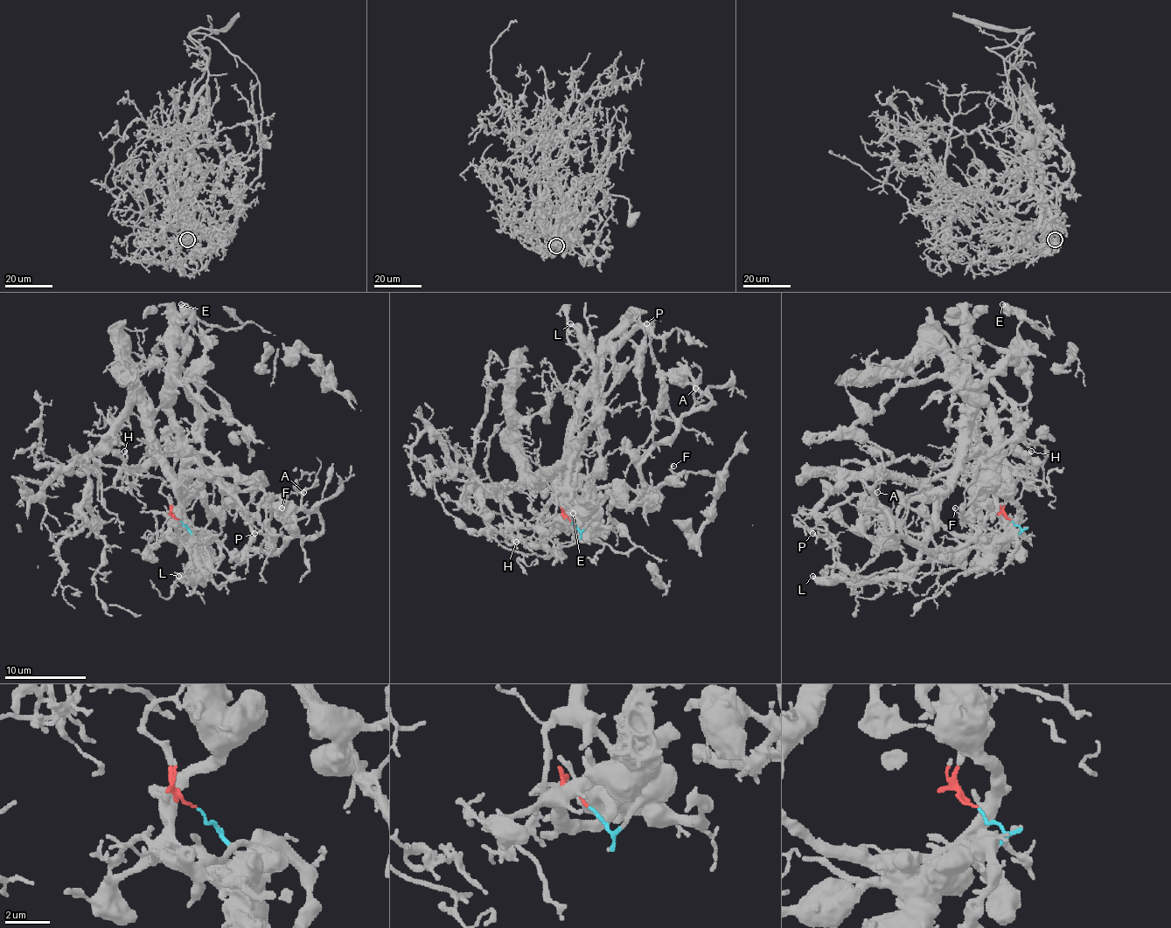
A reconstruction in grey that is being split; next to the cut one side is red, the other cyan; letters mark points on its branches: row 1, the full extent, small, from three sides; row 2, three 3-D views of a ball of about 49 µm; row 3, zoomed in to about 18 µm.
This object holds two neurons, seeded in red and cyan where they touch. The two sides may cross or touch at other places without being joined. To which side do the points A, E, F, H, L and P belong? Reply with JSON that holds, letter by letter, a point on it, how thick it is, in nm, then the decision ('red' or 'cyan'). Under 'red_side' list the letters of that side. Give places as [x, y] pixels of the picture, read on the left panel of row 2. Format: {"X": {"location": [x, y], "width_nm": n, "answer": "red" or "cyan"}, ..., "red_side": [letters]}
{"A": {"location": [303, 492], "width_nm": 220, "answer": "red"}, "E": {"location": [181, 304], "width_nm": 550, "answer": "red"}, "F": {"location": [282, 508], "width_nm": 100, "answer": "cyan"}, "H": {"location": [124, 451], "width_nm": 120, "answer": "cyan"}, "L": {"location": [178, 576], "width_nm": 320, "answer": "cyan"}, "P": {"location": [254, 533], "width_nm": 180, "answer": "cyan"}, "red_side": ["A", "E"]}

